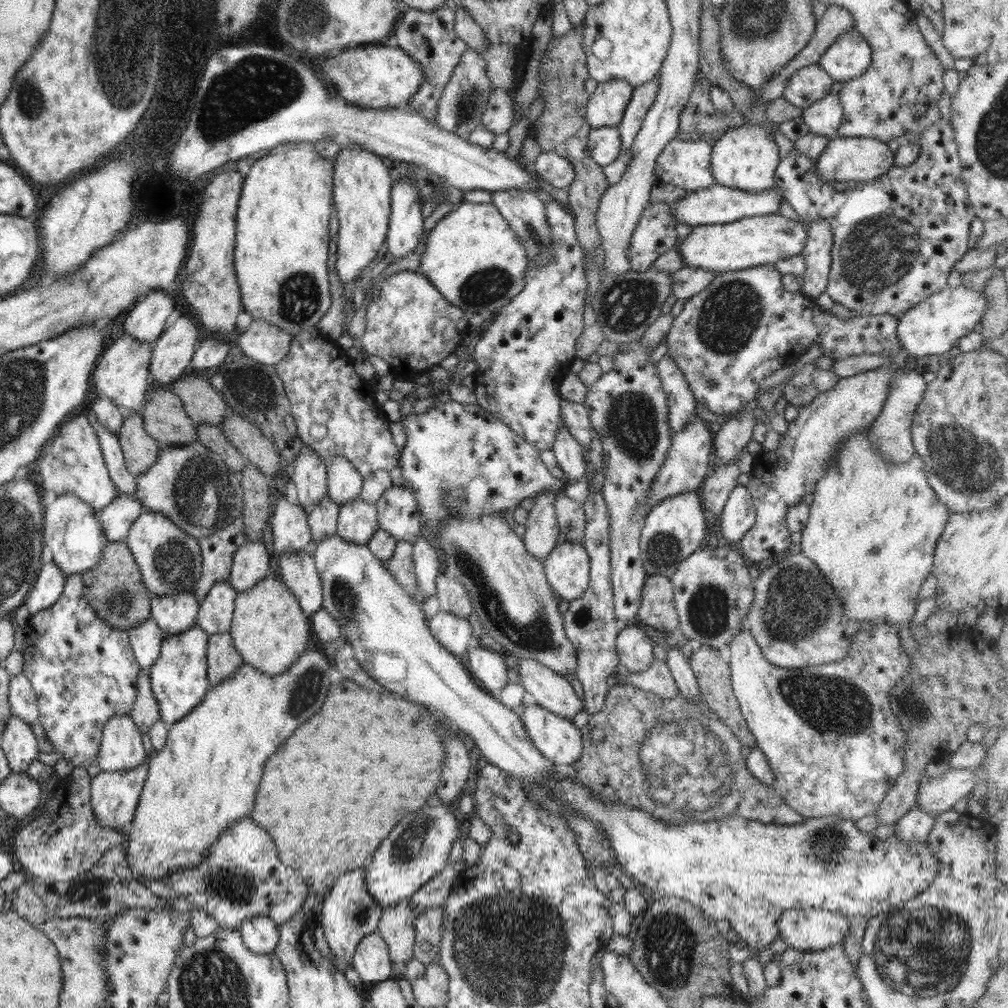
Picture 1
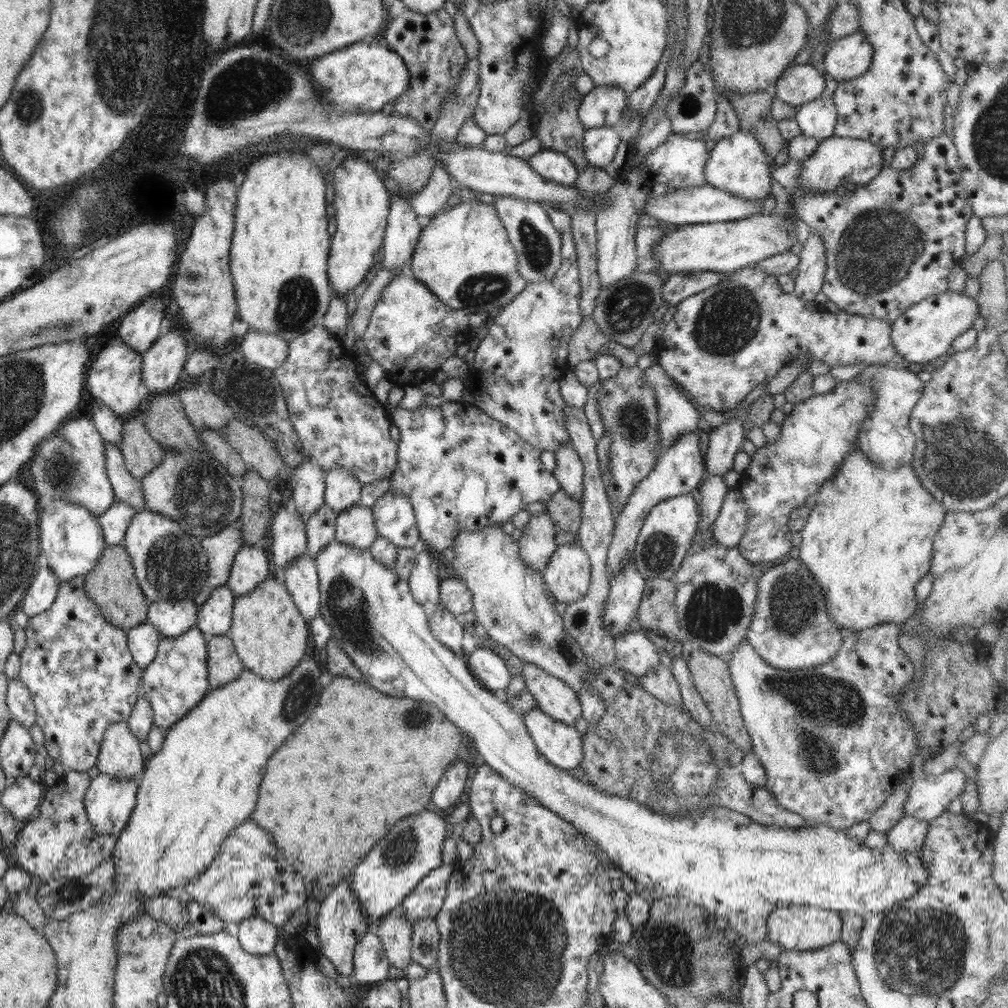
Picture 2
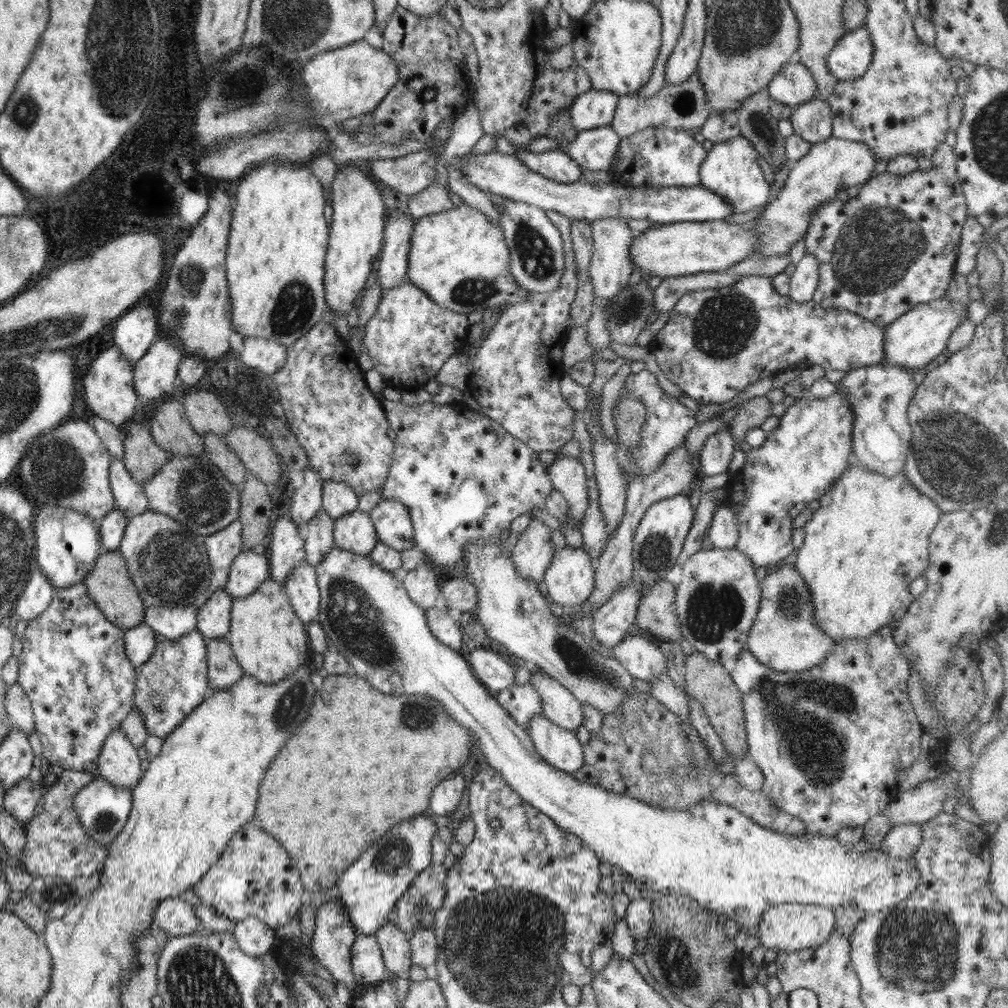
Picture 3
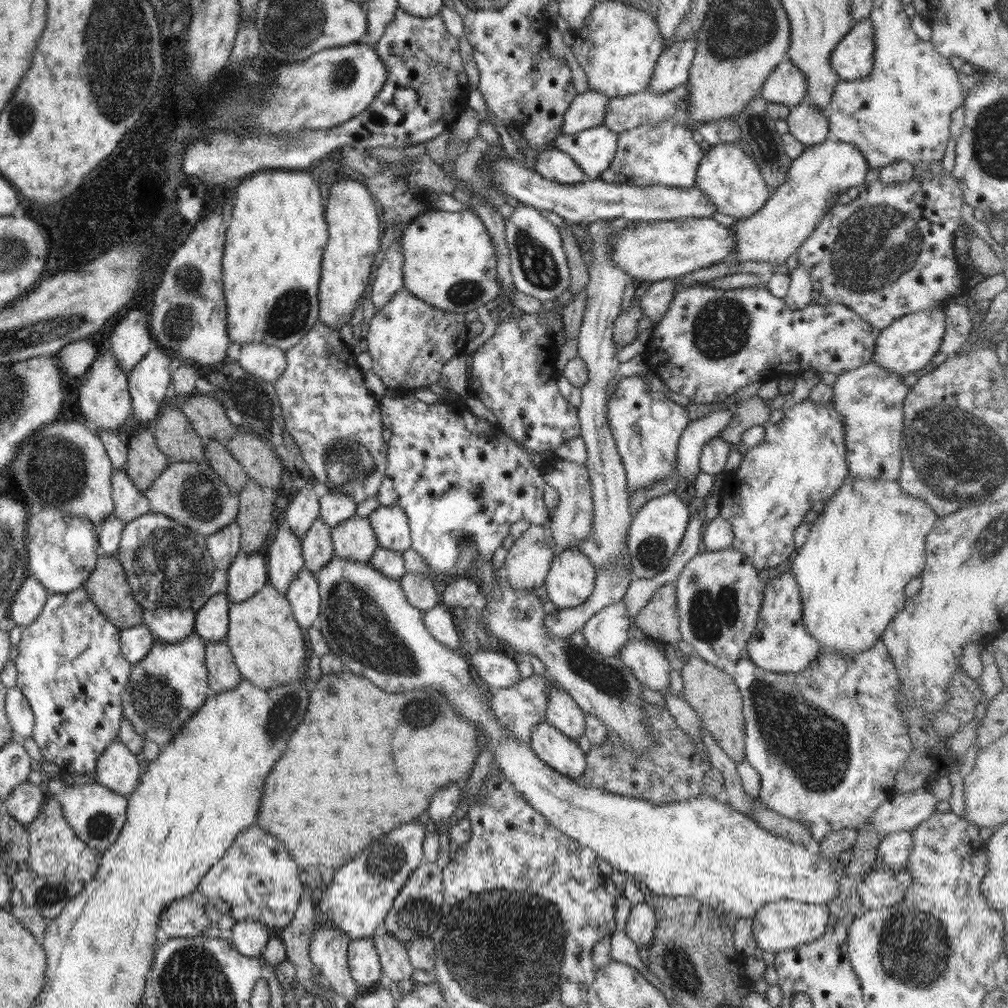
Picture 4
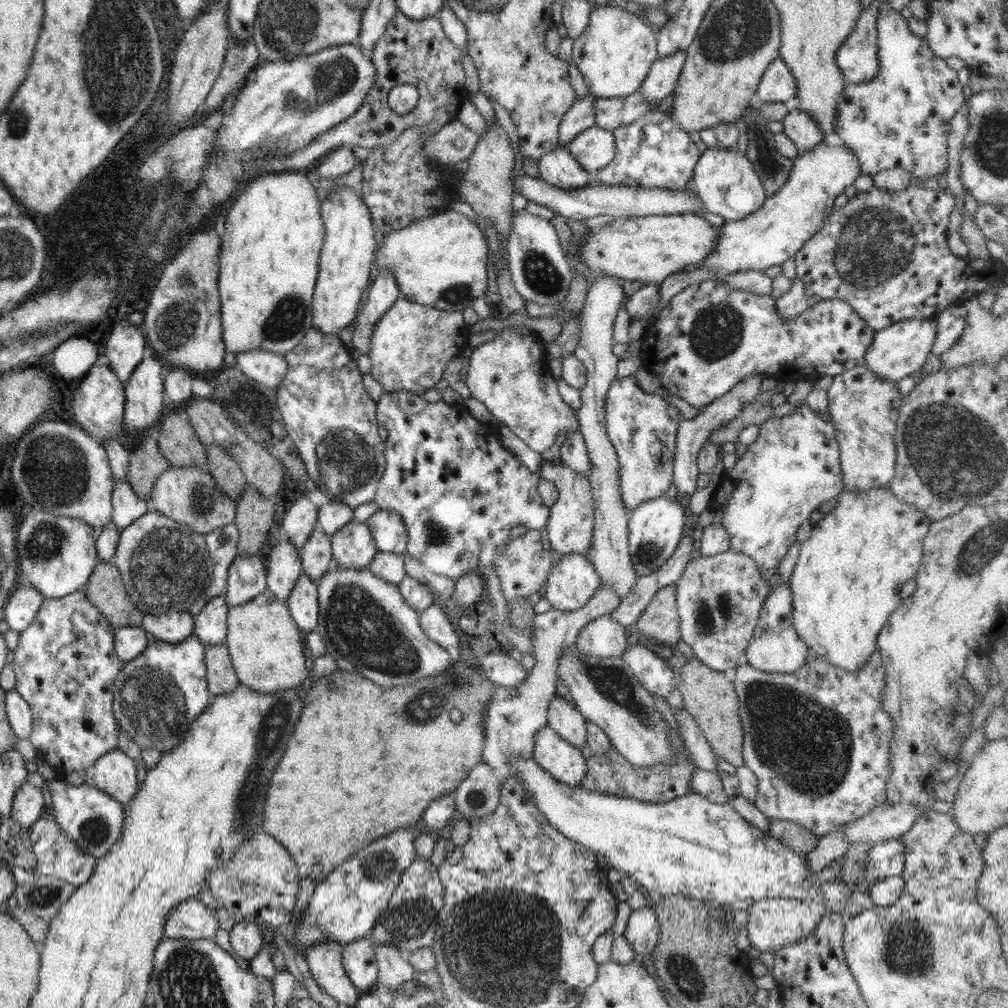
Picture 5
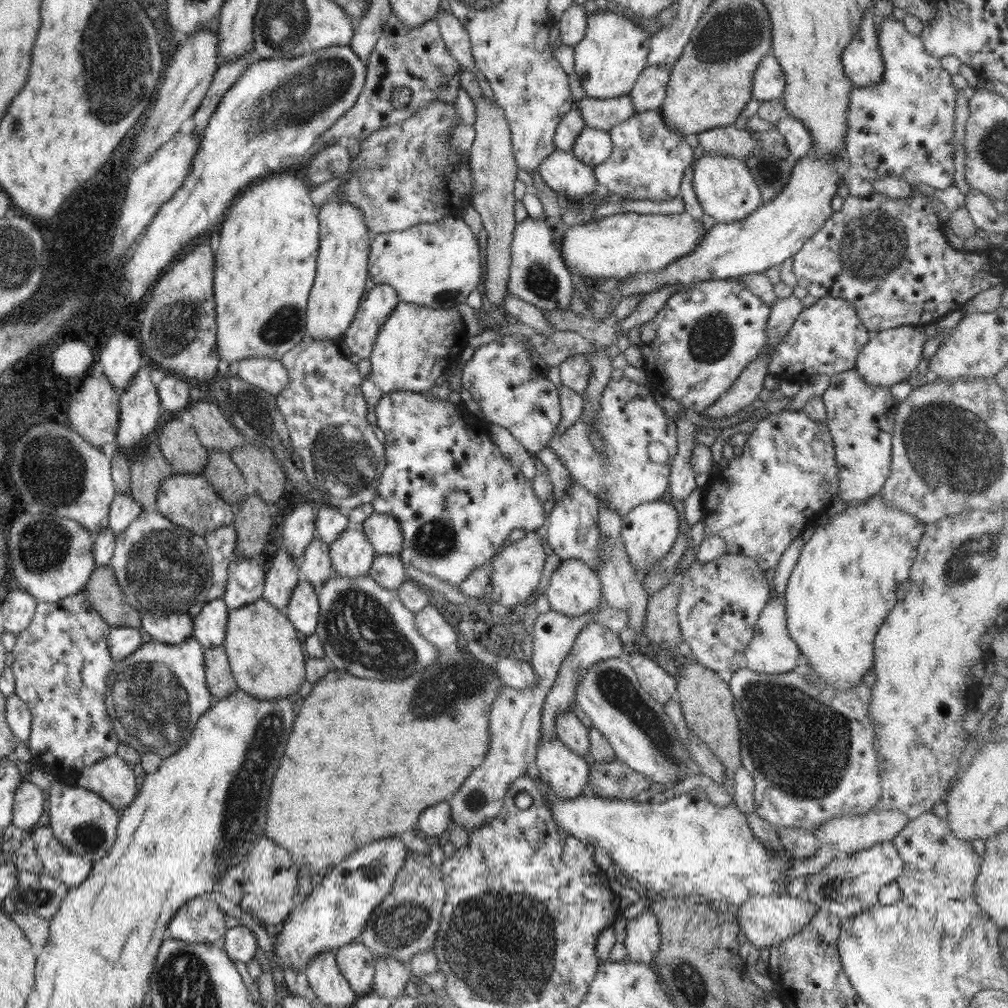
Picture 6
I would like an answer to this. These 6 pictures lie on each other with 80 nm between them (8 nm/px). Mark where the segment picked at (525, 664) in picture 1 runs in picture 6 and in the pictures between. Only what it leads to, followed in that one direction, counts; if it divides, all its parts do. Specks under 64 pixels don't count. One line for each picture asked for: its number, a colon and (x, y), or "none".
2: (554, 697)
3: (560, 706)
4: (562, 713)
5: (563, 717)
6: (569, 729)

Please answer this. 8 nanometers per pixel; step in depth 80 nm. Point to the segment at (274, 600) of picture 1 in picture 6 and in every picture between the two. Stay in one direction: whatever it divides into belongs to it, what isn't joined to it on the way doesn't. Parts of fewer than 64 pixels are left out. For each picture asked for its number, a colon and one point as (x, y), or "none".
2: (270, 637)
3: (269, 642)
4: (269, 648)
5: (265, 646)
6: (264, 652)

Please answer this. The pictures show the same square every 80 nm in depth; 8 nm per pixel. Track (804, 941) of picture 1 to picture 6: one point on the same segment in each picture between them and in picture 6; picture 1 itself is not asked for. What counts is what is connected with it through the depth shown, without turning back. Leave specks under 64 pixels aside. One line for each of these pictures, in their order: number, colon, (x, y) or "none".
2: (794, 927)
3: (788, 926)
4: (783, 924)
5: (772, 923)
6: (766, 920)

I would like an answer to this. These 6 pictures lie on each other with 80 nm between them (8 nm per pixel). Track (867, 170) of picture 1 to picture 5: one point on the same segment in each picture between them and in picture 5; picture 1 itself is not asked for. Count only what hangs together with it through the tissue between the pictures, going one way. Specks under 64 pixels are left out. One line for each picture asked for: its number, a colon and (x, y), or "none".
2: (837, 161)
3: (835, 164)
4: (821, 173)
5: (789, 218)

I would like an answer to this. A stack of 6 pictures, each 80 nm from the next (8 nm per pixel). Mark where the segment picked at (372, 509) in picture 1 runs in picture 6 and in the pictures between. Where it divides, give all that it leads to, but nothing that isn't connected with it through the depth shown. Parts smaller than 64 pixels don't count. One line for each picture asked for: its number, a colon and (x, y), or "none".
2: (354, 526)
3: (354, 531)
4: (353, 539)
5: (352, 546)
6: (352, 554)

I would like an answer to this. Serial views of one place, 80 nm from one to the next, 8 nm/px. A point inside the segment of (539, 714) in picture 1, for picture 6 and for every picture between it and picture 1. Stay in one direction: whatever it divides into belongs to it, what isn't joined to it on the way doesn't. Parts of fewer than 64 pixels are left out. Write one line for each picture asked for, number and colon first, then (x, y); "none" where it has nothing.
2: (562, 745)
3: (559, 747)
4: (558, 751)
5: (564, 761)
6: (566, 772)

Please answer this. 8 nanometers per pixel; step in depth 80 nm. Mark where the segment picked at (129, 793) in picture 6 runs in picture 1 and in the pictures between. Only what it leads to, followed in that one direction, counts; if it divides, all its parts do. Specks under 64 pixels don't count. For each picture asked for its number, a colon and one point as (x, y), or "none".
1: (121, 749)
2: (120, 756)
3: (118, 763)
4: (117, 768)
5: (114, 773)

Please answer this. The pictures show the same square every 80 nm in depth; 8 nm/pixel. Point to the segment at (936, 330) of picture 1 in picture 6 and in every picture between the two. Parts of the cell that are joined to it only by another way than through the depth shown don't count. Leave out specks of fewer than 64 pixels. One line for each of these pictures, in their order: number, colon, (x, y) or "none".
2: (926, 330)
3: (914, 339)
4: (908, 344)
5: (899, 351)
6: (891, 356)

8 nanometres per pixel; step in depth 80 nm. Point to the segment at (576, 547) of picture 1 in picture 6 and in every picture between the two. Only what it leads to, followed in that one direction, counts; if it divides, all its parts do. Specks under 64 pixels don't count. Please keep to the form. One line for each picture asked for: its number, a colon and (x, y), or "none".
2: (567, 575)
3: (569, 581)
4: (570, 581)
5: (572, 582)
6: (575, 589)

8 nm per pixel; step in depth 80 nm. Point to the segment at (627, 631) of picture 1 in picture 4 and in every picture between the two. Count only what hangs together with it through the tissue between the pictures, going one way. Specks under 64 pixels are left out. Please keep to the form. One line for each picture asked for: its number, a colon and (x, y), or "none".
2: (635, 653)
3: (643, 660)
4: (649, 665)

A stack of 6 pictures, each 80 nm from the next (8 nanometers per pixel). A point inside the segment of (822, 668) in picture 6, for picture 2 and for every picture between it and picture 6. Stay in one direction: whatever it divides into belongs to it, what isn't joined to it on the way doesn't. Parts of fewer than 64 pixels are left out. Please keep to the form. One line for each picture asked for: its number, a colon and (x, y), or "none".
2: (868, 541)
3: (869, 539)
4: (868, 542)
5: (846, 583)

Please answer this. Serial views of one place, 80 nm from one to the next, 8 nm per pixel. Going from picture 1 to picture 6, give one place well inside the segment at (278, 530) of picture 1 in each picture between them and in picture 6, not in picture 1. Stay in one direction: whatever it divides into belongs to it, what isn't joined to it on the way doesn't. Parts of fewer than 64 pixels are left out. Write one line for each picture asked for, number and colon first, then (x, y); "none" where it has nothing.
2: (289, 541)
3: (287, 550)
4: (284, 559)
5: (284, 565)
6: (282, 577)

